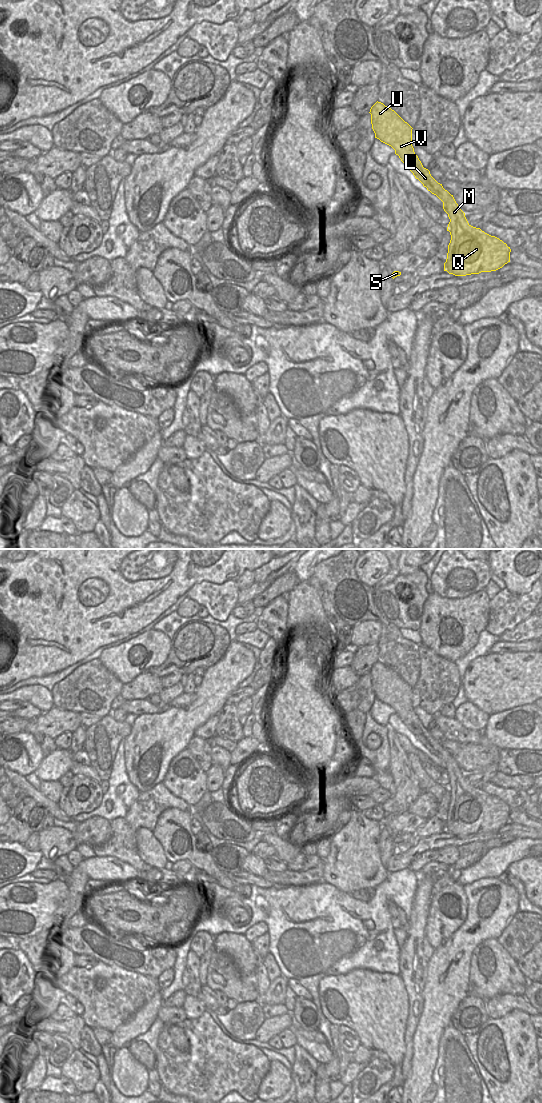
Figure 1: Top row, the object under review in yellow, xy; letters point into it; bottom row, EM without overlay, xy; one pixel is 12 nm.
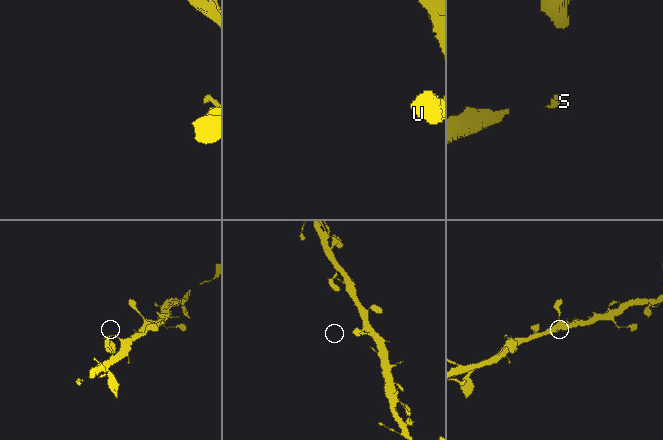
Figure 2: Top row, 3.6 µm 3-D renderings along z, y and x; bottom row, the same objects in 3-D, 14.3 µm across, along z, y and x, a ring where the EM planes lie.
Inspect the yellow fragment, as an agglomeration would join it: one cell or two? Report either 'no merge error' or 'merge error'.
no merge error

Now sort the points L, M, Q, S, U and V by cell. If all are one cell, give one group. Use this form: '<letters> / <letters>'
L M Q S U V

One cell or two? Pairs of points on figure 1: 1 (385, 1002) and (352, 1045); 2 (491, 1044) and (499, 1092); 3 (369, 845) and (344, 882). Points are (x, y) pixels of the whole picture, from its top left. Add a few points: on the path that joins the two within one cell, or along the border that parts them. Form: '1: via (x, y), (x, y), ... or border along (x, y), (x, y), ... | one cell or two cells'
1: border along (339, 1025), (350, 1027), (356, 1033), (361, 1044) | two cells
2: via (499, 1056), (499, 1080) | one cell
3: via (360, 854), (348, 868), (348, 873) | one cell

